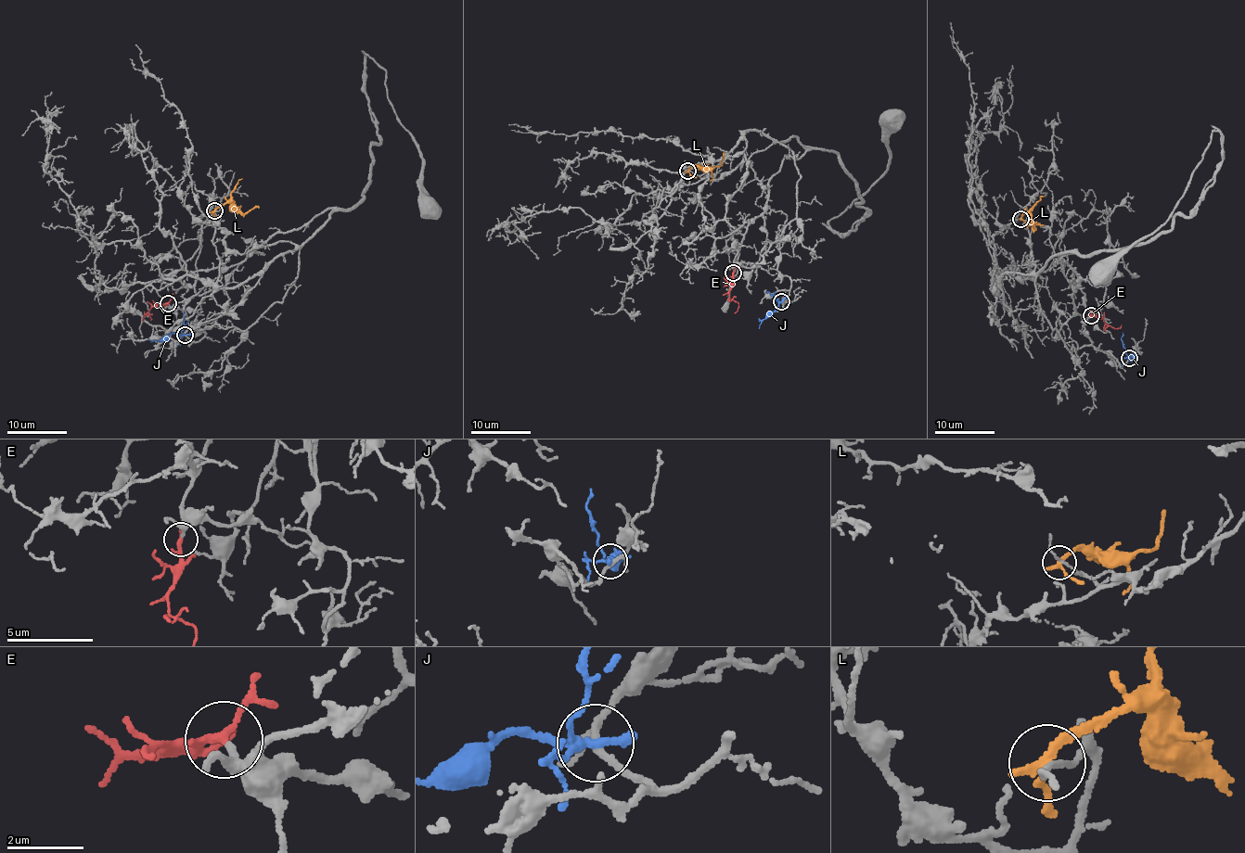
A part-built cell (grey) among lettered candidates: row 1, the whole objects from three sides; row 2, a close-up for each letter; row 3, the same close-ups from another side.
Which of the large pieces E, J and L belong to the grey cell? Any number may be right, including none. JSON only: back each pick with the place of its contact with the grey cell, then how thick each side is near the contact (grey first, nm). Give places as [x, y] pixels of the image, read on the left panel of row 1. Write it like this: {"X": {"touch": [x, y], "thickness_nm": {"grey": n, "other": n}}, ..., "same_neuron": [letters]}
{"E": {"touch": [168, 303], "thickness_nm": {"grey": 180, "other": 180}}, "same_neuron": ["E"]}

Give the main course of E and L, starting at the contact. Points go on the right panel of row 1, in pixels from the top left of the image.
E: (1090, 316), (1100, 317), (1114, 329), (1122, 324)
L: (1020, 219), (1022, 215), (1027, 215), (1035, 230), (1033, 225), (1029, 226)

